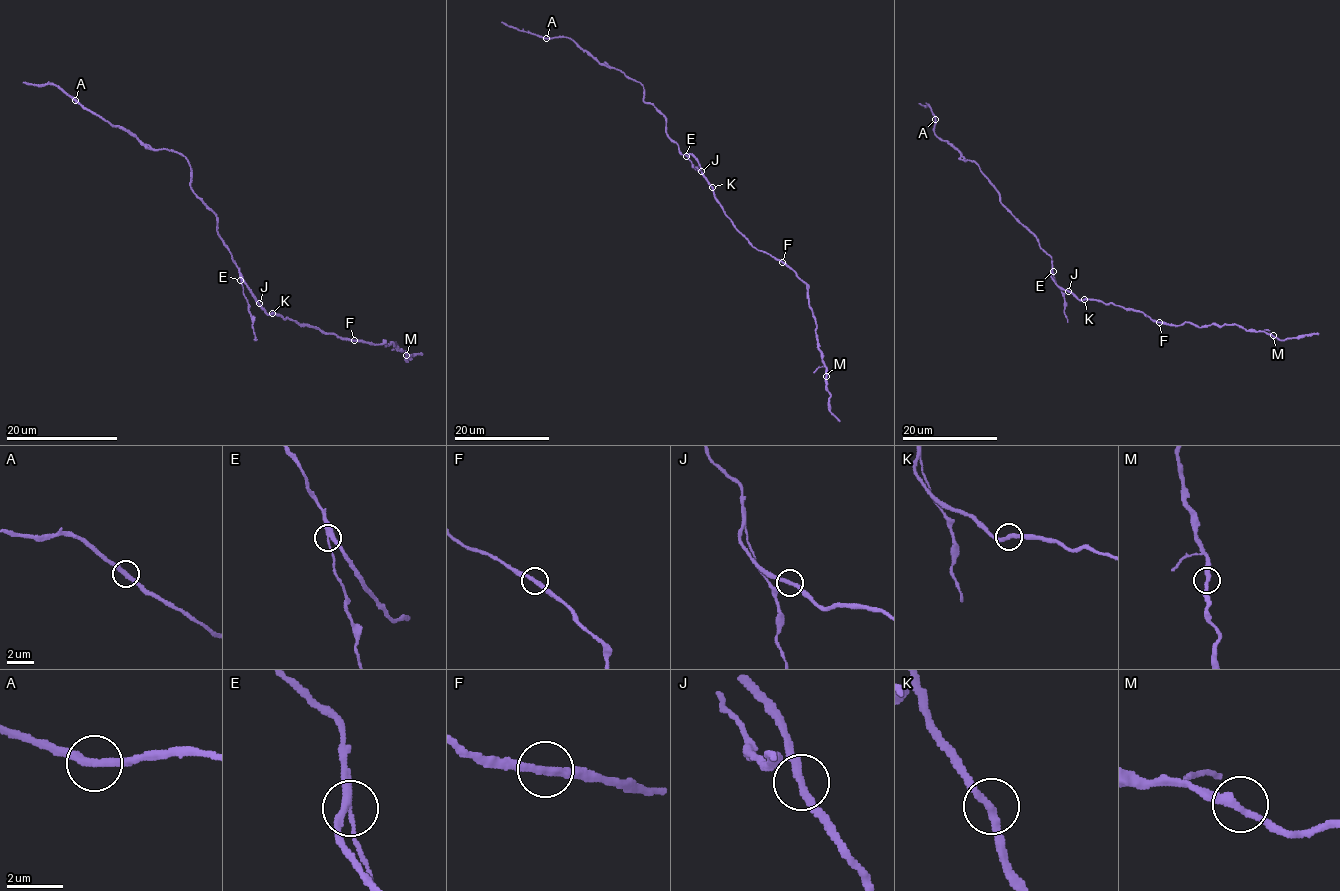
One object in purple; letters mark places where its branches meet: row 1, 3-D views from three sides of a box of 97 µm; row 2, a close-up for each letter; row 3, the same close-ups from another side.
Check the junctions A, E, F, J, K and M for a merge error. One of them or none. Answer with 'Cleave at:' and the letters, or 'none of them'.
Cleave at: E

